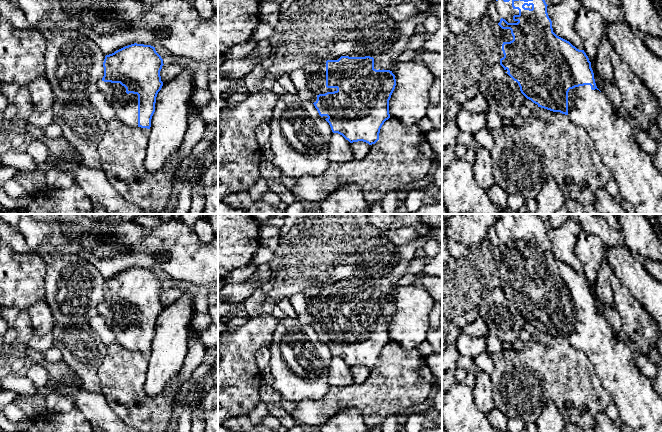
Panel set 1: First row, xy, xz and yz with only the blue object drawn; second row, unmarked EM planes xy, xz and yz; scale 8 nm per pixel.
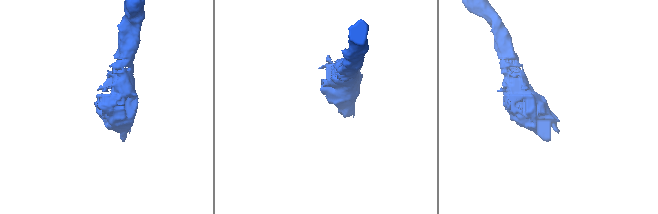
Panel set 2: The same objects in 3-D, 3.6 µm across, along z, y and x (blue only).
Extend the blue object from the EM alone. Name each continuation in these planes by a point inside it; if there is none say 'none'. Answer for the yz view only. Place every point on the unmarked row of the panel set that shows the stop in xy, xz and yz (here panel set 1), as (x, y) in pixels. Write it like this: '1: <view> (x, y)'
1: yz (639, 406)

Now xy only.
1: xy (125, 329)

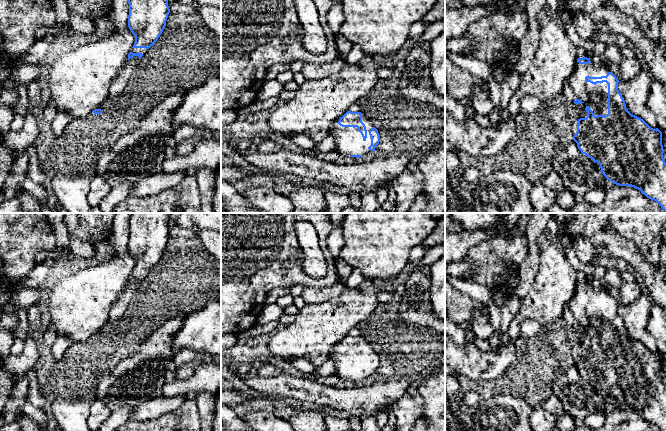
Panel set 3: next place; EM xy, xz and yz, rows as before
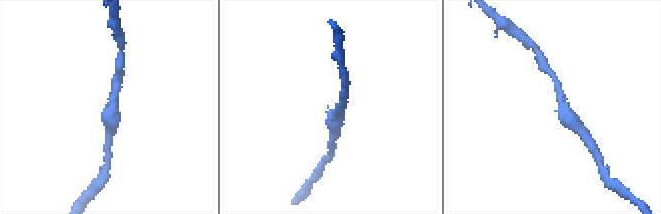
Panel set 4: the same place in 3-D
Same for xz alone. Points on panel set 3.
none

